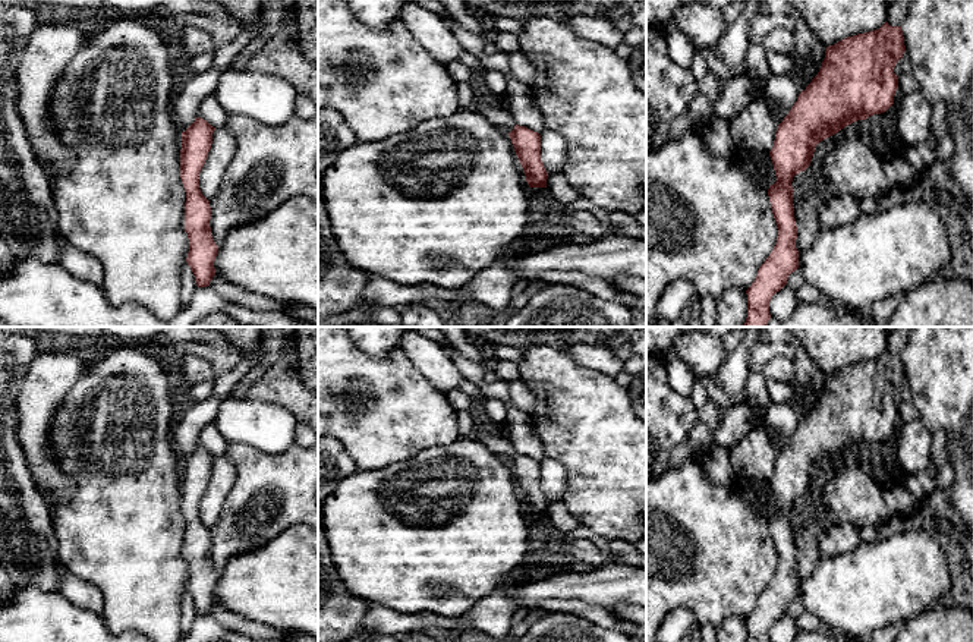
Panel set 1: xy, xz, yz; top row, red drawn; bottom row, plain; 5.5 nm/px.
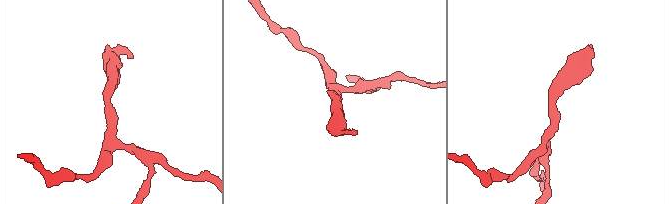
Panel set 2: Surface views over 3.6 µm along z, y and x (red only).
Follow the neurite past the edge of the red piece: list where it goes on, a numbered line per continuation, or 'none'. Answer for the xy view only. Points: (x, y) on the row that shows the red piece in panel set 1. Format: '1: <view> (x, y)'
none

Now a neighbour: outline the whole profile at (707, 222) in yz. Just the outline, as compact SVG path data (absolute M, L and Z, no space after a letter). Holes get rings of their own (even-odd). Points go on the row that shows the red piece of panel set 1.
M689 128L659 150L646 151L646 322L655 318L664 289L678 278L689 280L698 298L718 299L730 287L746 292L777 243L778 229L768 192L749 179L741 148L734 148L730 155L715 157L699 133L700 129Z

